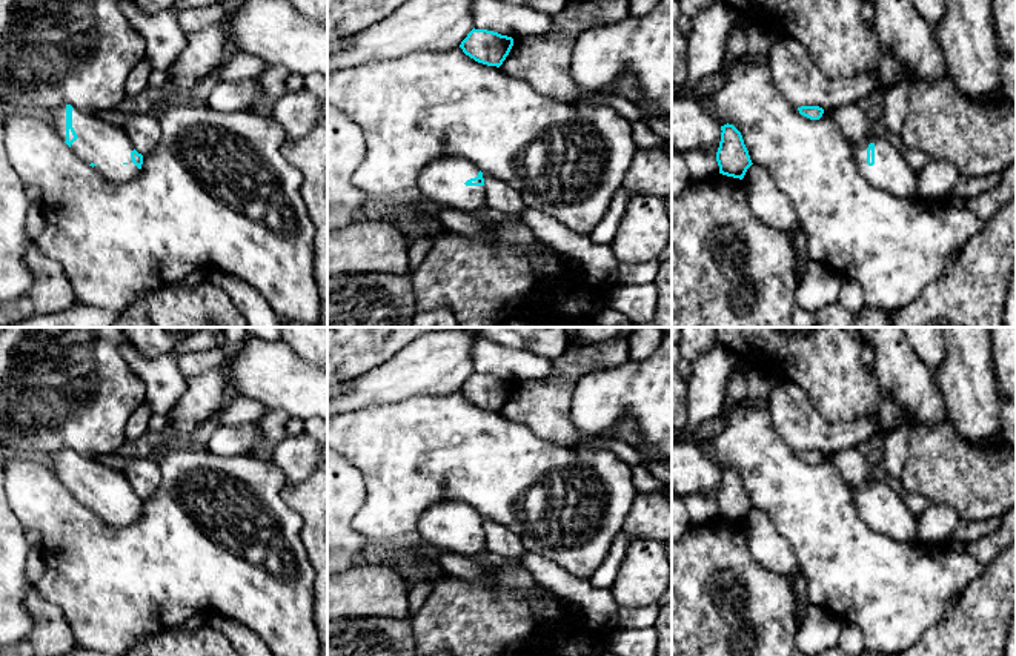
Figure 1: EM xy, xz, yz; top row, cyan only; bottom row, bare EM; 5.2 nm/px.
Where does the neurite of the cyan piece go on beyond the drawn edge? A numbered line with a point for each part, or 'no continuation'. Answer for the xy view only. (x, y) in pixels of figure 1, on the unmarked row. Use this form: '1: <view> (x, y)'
1: xy (106, 489)

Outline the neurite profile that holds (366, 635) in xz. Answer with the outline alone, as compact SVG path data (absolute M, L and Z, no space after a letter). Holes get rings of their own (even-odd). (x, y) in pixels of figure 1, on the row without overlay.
M334 619L327 622L327 656L417 656L410 619Z

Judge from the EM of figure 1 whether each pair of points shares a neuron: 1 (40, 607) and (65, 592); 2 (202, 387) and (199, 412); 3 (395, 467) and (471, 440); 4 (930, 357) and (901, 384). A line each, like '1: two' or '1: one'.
1: two
2: one
3: one
4: two

